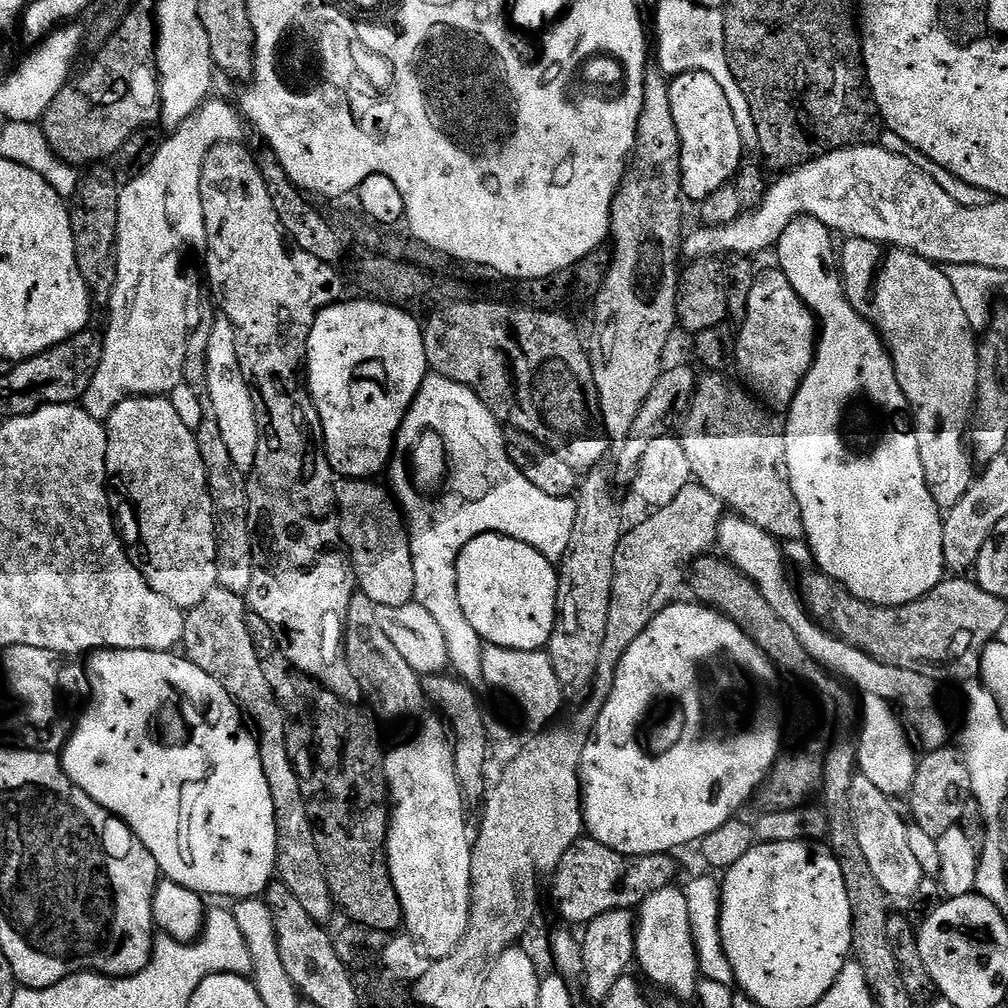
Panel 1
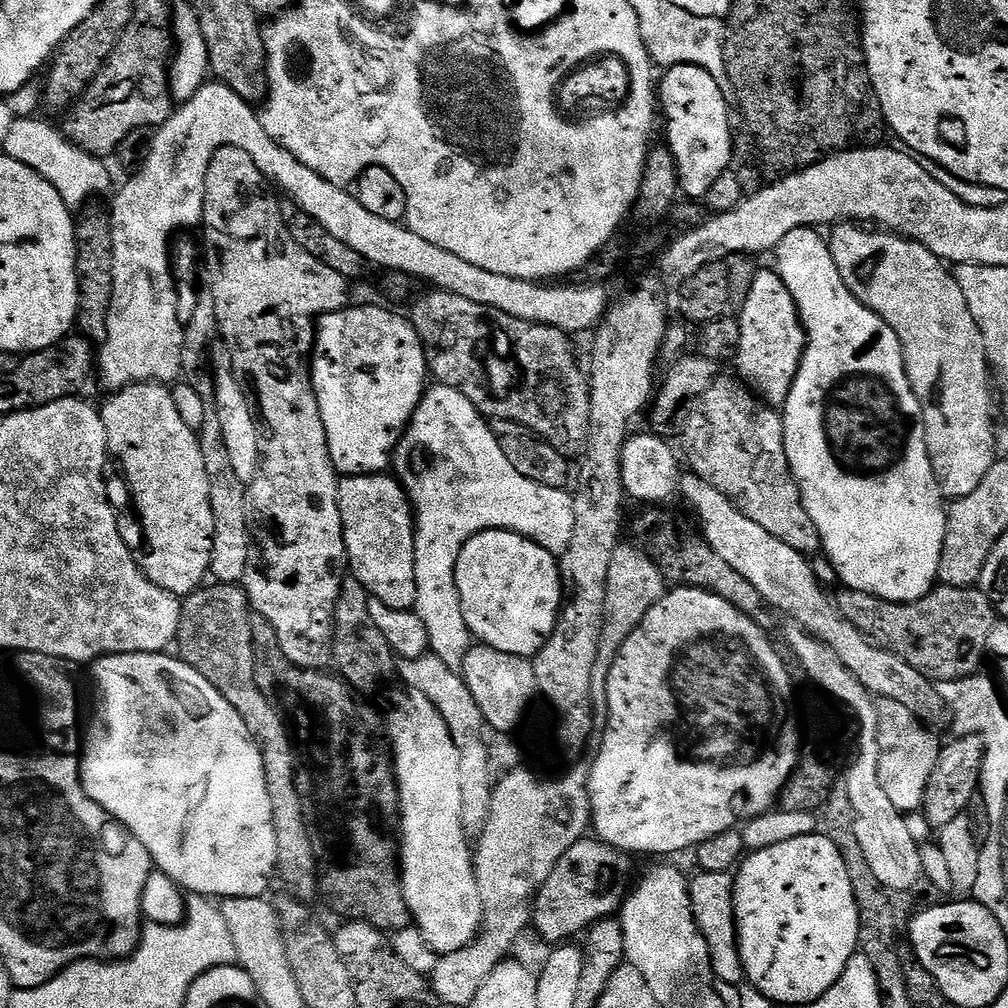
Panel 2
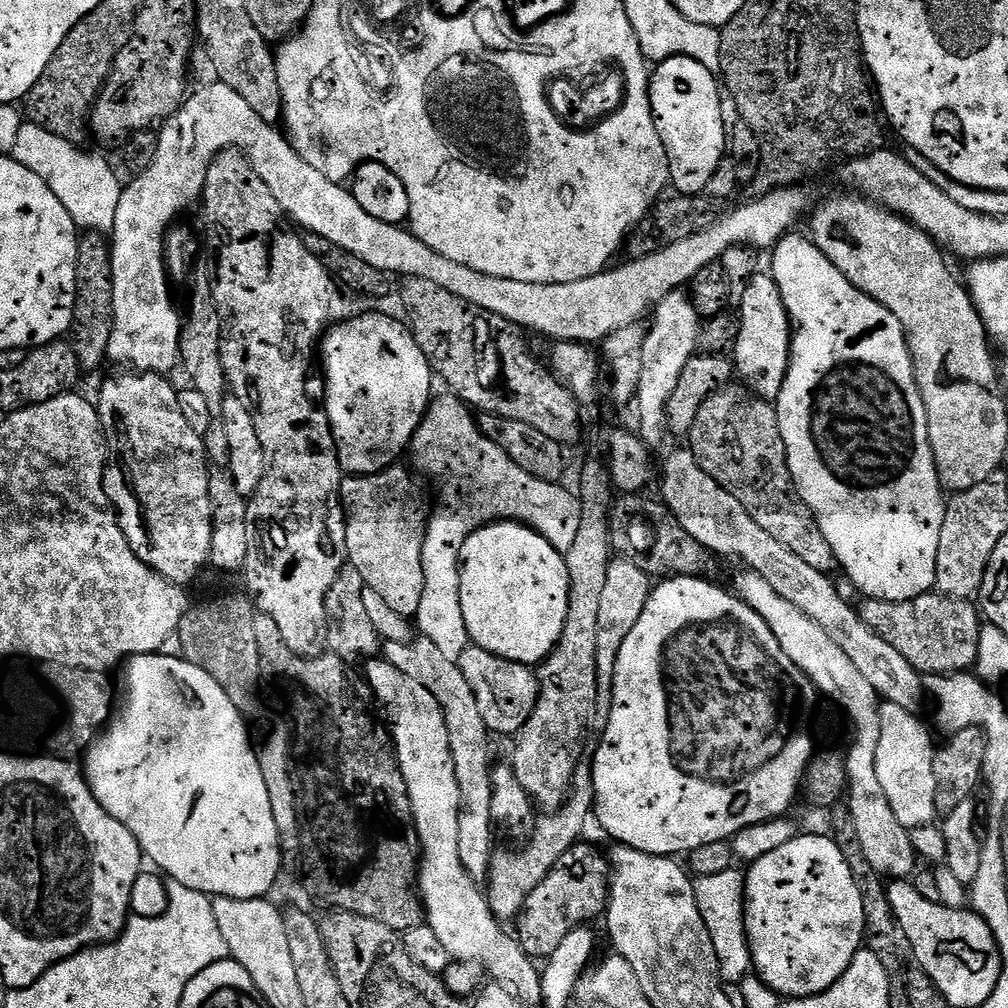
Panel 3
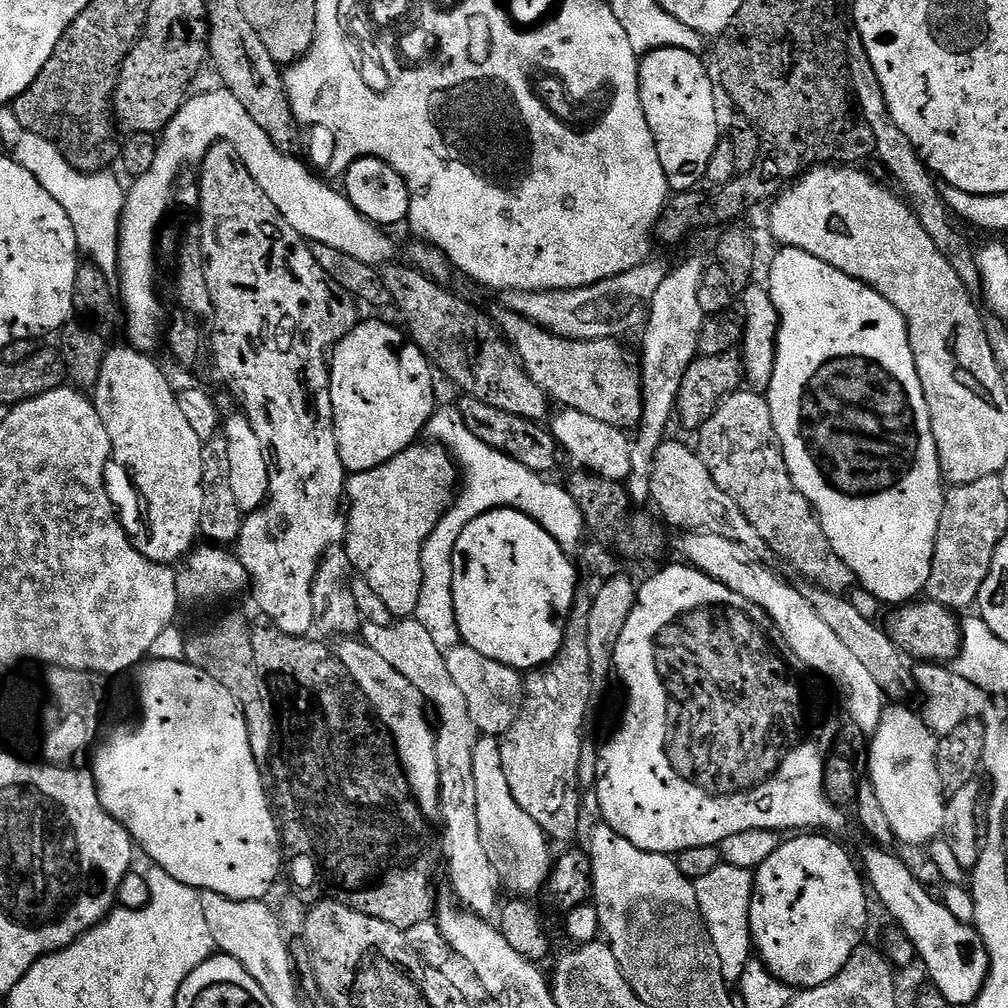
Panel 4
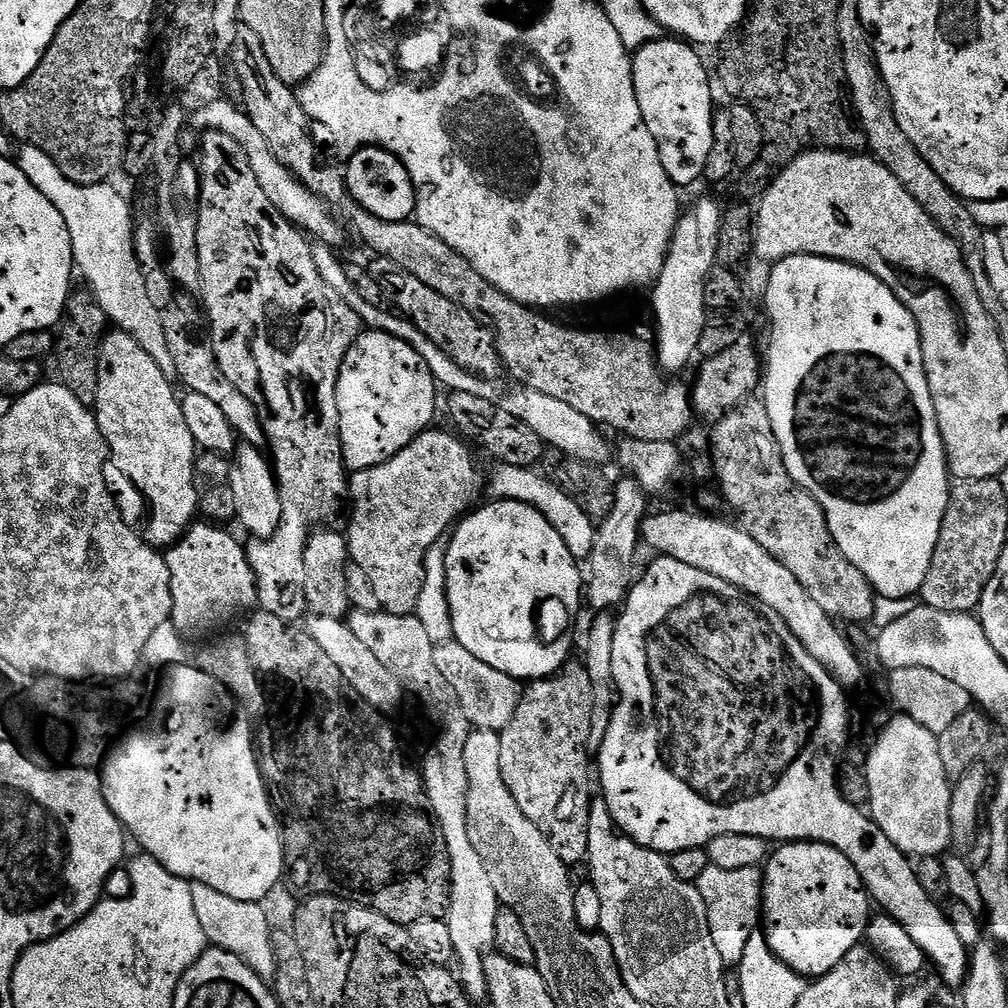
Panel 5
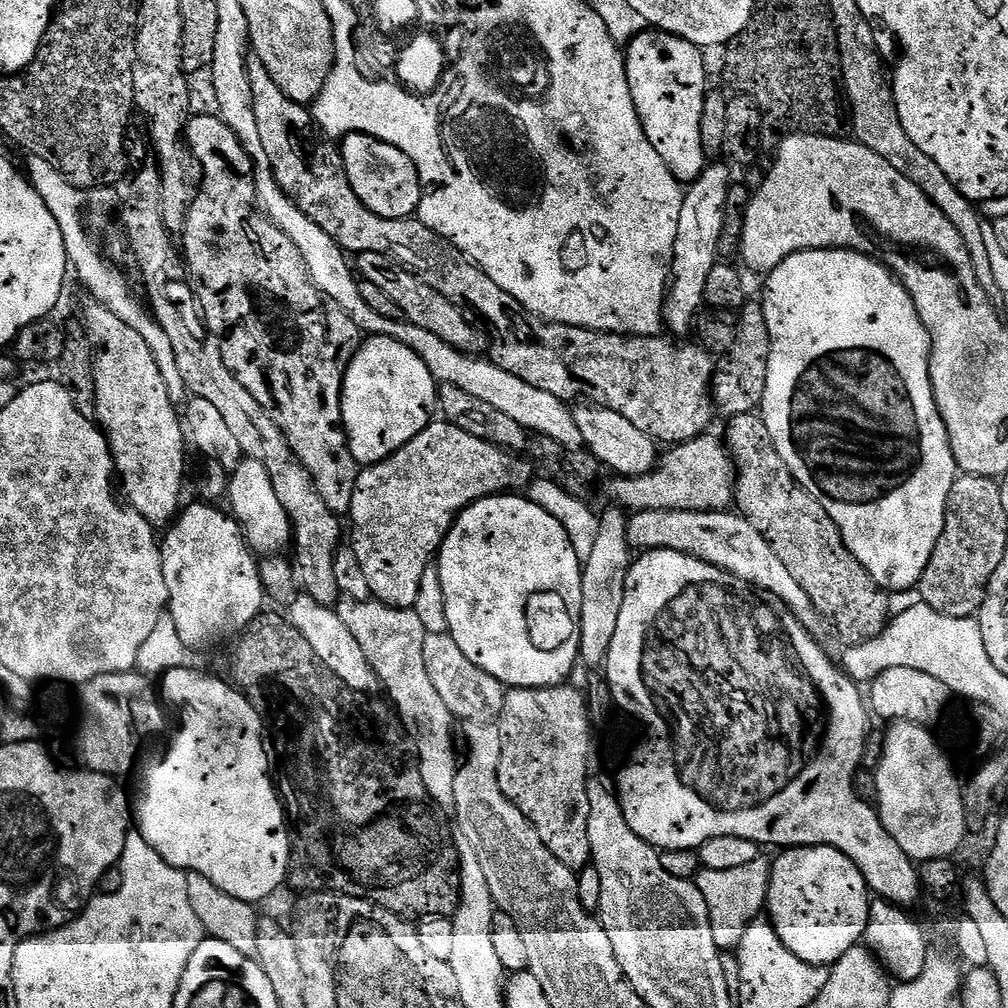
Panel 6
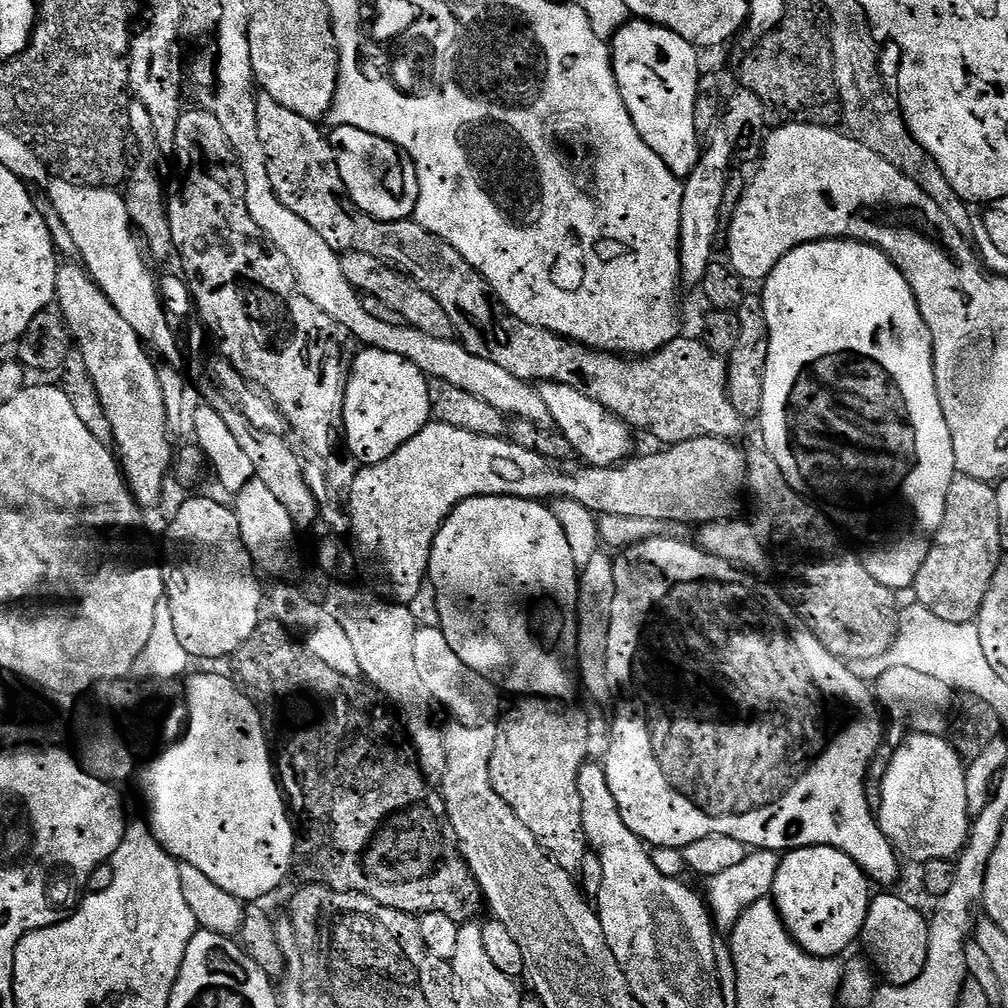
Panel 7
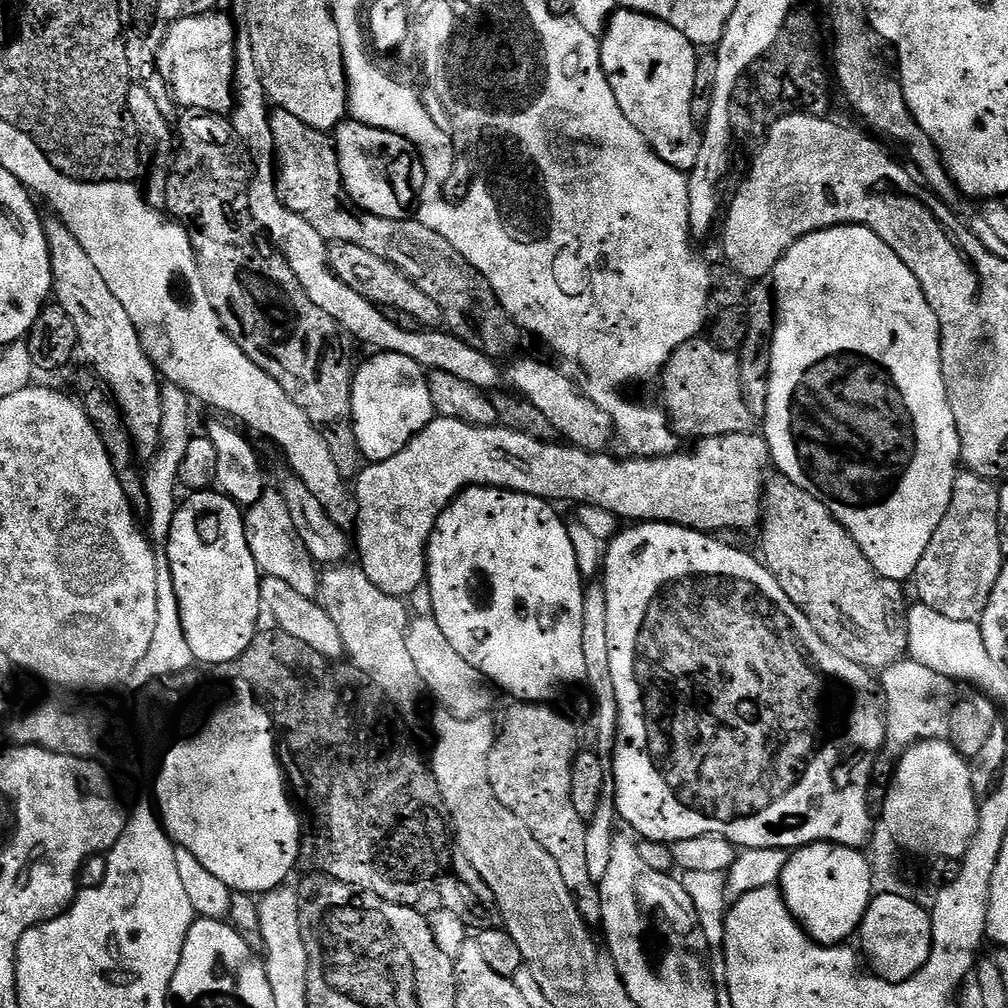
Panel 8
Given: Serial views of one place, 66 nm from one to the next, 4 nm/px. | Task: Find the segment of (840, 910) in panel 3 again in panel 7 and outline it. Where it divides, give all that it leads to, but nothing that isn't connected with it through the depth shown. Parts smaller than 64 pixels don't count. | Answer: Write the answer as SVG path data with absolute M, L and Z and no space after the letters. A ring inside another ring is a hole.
M818 844L815 848L793 848L780 856L780 865L774 878L771 899L784 919L784 924L804 951L812 956L836 958L852 943L860 940L860 932L866 922L870 903L870 881L864 871L853 860L837 848L827 848Z

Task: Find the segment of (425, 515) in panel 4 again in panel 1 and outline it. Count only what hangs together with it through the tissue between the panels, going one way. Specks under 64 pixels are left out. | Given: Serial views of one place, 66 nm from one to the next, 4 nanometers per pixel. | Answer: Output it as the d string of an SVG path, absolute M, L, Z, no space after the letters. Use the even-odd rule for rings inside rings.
M340 478L335 481L334 487L336 490L336 507L338 509L338 515L340 518L340 539L342 541L343 547L346 549L346 555L352 565L352 575L356 578L356 583L358 585L359 591L366 594L366 598L370 598L370 602L374 602L377 606L406 606L407 604L413 603L414 600L414 558L410 554L410 538L408 537L408 525L404 518L404 513L400 510L400 505L396 503L391 491L387 487L383 488L382 485L376 484L380 482L373 482L371 479L367 480L349 480L347 478Z

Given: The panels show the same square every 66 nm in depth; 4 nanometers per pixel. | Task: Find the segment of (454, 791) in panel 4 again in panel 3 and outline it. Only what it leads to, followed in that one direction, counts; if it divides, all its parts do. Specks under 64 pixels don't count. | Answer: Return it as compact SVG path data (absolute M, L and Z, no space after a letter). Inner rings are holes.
M417 635L406 642L387 641L382 648L383 659L389 660L402 674L422 682L430 694L438 700L442 708L446 730L450 734L450 750L454 770L460 784L461 809L458 822L458 850L463 868L475 882L485 881L494 851L492 845L492 781L490 773L490 757L487 748L490 733L486 722L478 714L478 704L474 702L474 694L466 682L457 661L446 658L446 654L438 651L438 646L430 642L430 638Z

